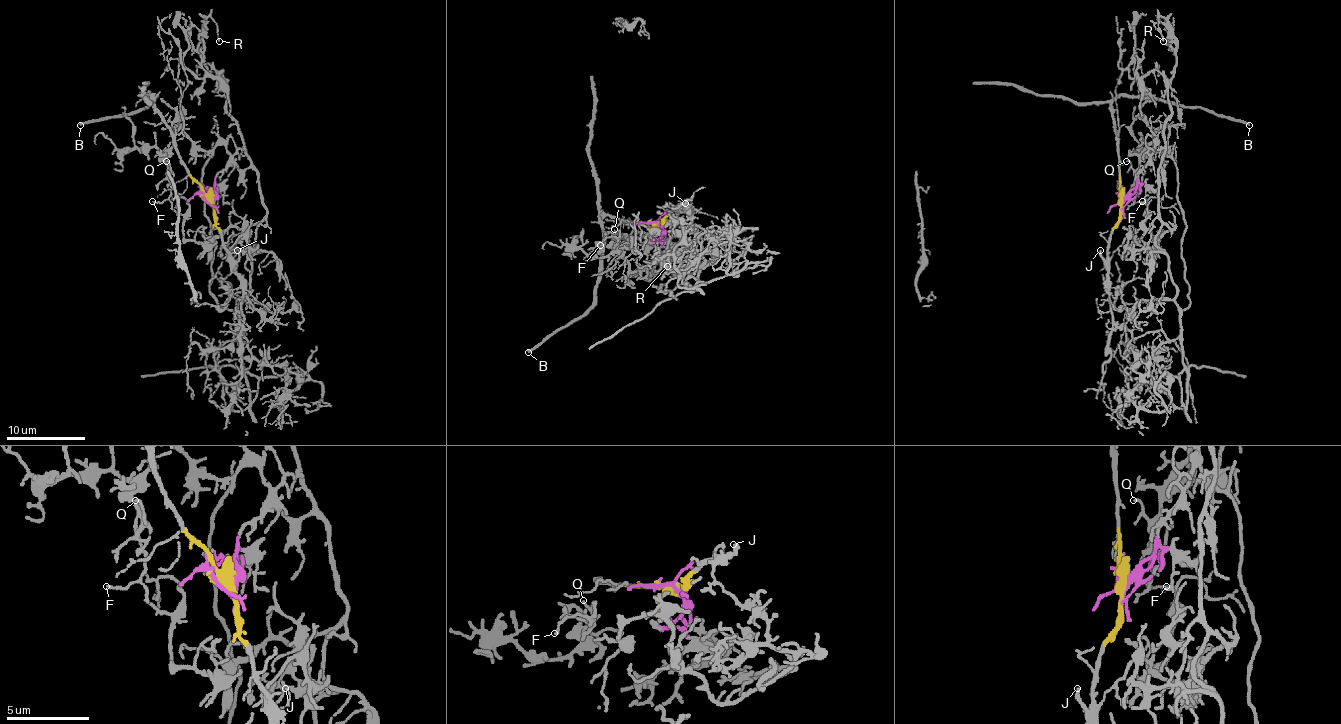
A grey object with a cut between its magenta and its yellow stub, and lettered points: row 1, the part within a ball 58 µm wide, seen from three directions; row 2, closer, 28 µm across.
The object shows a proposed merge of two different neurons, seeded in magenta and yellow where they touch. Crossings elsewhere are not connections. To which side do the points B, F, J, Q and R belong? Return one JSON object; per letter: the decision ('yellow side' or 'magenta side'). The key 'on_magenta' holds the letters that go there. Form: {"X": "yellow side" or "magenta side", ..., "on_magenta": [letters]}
{"B": "yellow side", "F": "magenta side", "J": "yellow side", "Q": "magenta side", "R": "magenta side", "on_magenta": ["F", "Q", "R"]}

